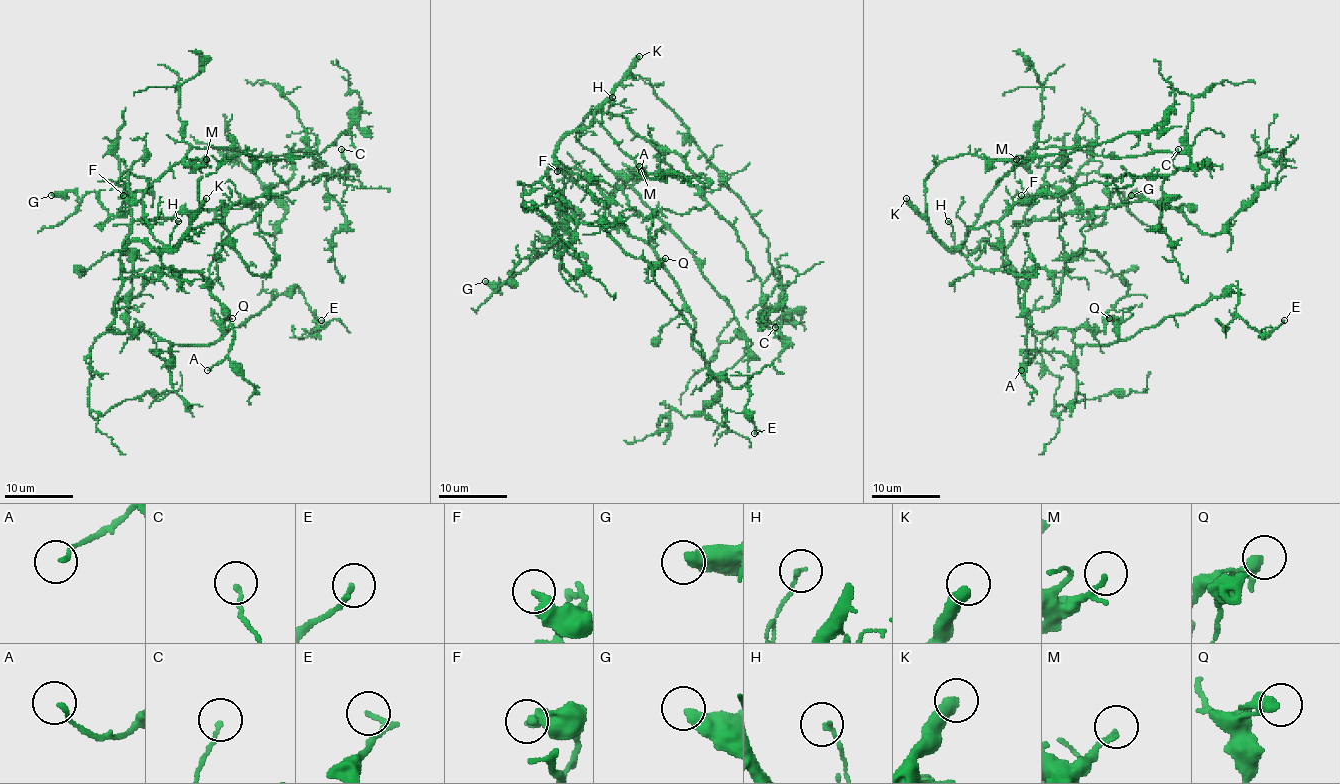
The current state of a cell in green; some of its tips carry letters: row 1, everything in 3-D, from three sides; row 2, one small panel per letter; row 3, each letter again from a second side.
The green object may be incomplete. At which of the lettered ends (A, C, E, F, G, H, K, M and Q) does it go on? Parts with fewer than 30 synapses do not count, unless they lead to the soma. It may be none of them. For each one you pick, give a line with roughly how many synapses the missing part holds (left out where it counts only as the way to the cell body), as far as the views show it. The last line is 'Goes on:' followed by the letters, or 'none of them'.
K: about 60 synapses
Goes on: K

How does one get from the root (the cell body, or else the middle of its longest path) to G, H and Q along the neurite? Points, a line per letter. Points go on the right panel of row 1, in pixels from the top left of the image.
G: (982, 241), (1004, 248), (1045, 185), (1068, 191), (1095, 215), (1105, 212), (1116, 191), (1126, 198), (1131, 195)
H: (982, 241), (970, 253), (963, 255), (954, 245), (953, 226), (948, 221)
Q: (982, 241), (1004, 253), (1025, 322), (1037, 332), (1069, 329), (1076, 344), (1112, 344), (1117, 324), (1109, 318)

